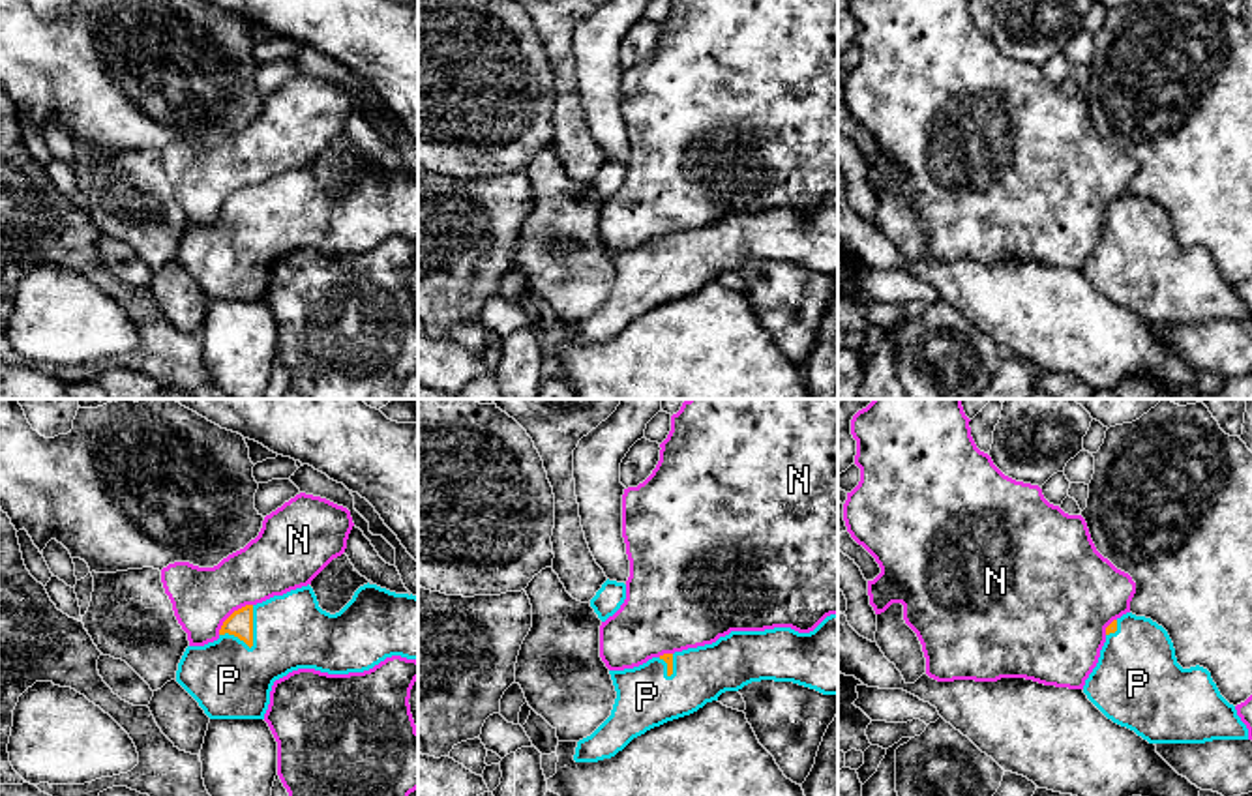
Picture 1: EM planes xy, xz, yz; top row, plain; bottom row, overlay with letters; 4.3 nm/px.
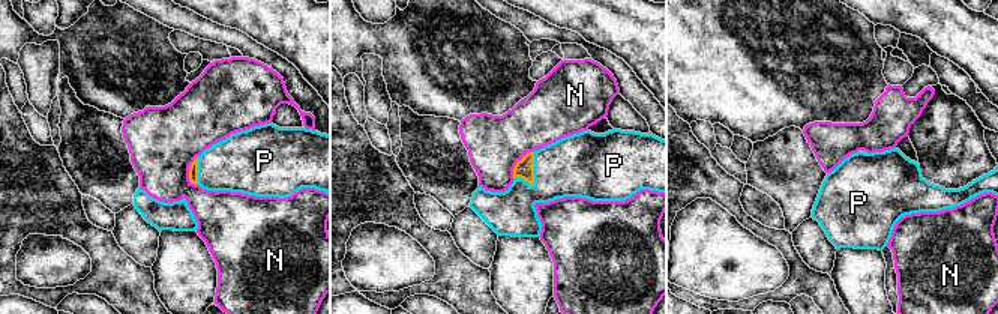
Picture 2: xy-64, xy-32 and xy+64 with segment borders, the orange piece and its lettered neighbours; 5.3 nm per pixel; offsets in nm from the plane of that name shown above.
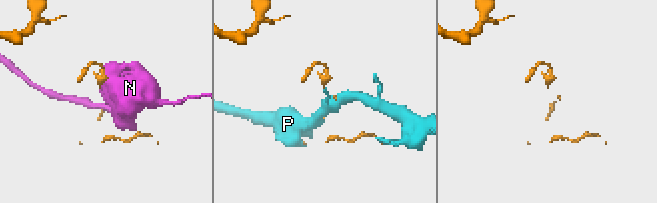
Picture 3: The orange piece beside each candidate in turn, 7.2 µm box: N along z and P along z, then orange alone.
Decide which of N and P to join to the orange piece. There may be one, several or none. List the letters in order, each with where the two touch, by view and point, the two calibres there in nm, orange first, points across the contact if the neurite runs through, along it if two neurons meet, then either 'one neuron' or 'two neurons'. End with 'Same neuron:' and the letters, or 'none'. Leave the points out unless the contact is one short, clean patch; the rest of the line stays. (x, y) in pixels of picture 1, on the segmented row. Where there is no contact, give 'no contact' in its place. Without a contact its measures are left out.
N: xy (231, 615) | 110/280 nm | two neurons
P: xy (252, 641) | 110/340 nm | one neuron
Same neuron: P

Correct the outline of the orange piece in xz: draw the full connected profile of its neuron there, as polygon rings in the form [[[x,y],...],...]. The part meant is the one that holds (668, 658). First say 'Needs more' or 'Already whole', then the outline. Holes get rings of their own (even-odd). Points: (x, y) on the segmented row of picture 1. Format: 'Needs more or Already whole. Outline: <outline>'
Needs more. Outline: [[[838,614],[827,616],[810,633],[791,627],[731,631],[712,644],[609,674],[617,691],[611,715],[577,742],[575,762],[611,759],[647,730],[752,682],[793,682],[838,695]]]

